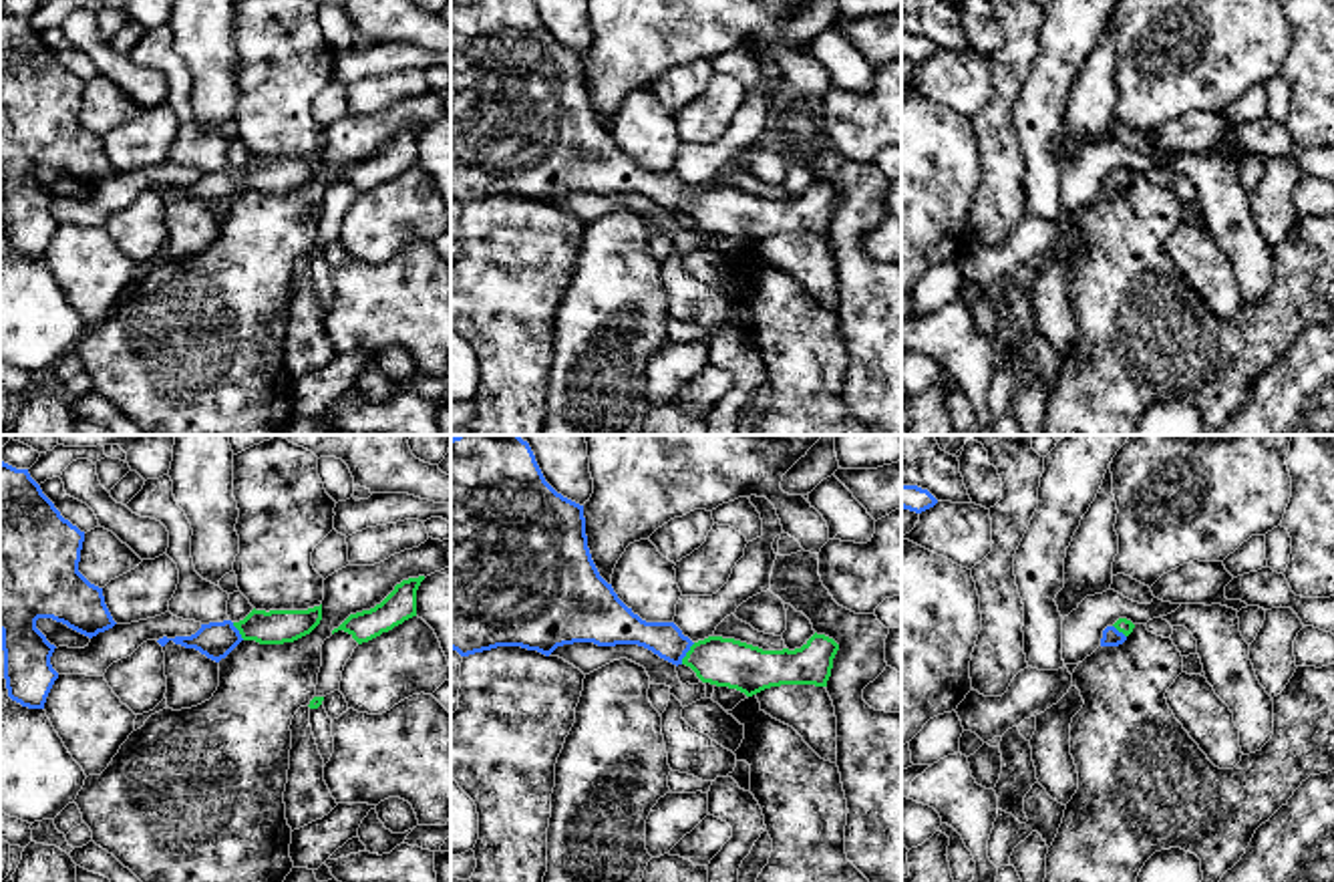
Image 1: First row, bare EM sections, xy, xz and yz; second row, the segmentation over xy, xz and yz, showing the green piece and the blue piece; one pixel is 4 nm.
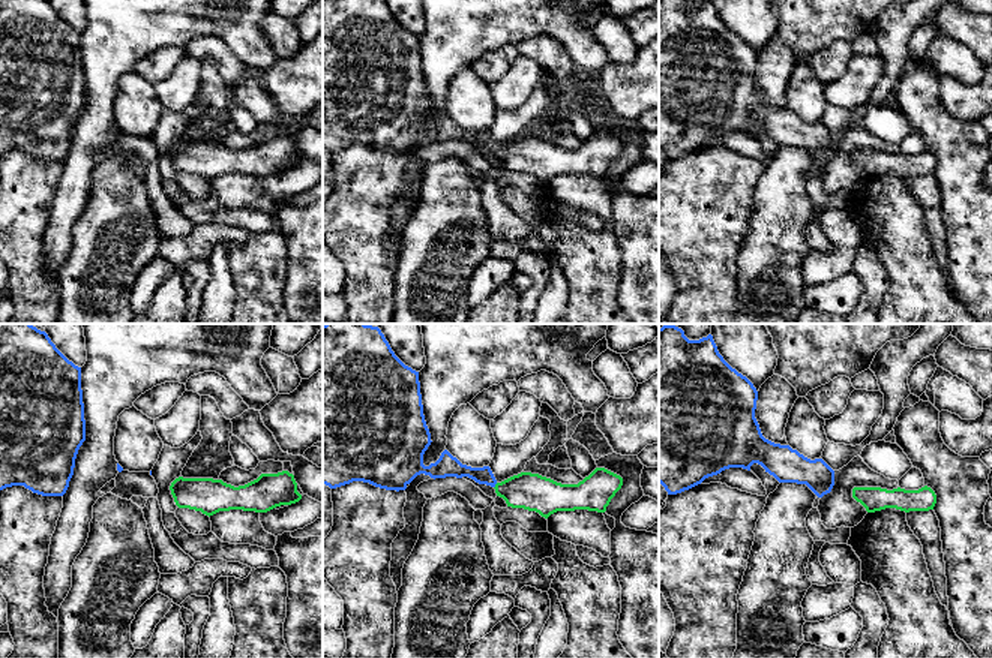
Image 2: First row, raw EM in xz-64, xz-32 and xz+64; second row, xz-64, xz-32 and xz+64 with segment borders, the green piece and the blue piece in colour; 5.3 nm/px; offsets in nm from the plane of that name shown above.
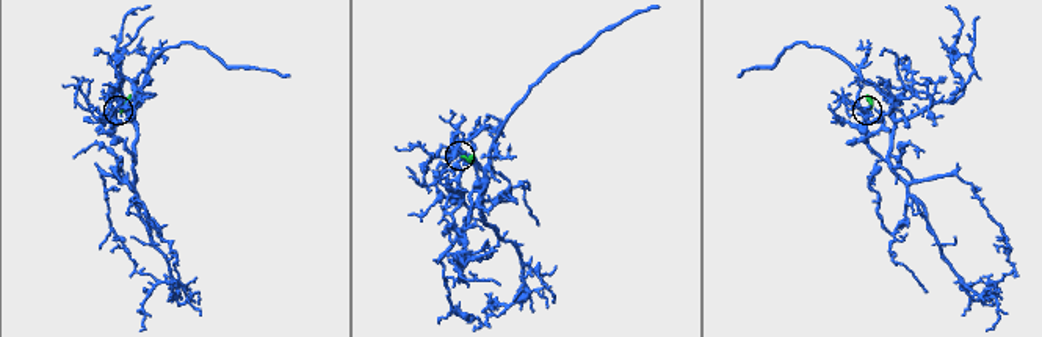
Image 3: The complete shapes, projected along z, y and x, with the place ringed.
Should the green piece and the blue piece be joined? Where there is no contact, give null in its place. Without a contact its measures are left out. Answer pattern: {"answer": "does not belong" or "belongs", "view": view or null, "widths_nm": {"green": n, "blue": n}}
{"answer": "belongs", "view": "xz", "widths_nm": {"green": 190, "blue": 140}}

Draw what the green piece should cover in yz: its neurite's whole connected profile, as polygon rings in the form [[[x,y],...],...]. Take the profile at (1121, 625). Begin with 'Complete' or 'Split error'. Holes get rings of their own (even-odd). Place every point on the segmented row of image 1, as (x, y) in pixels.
Split error. [[[1119,618],[1113,626],[1103,630],[1101,646],[1119,646],[1133,632],[1135,624],[1127,618]]]

